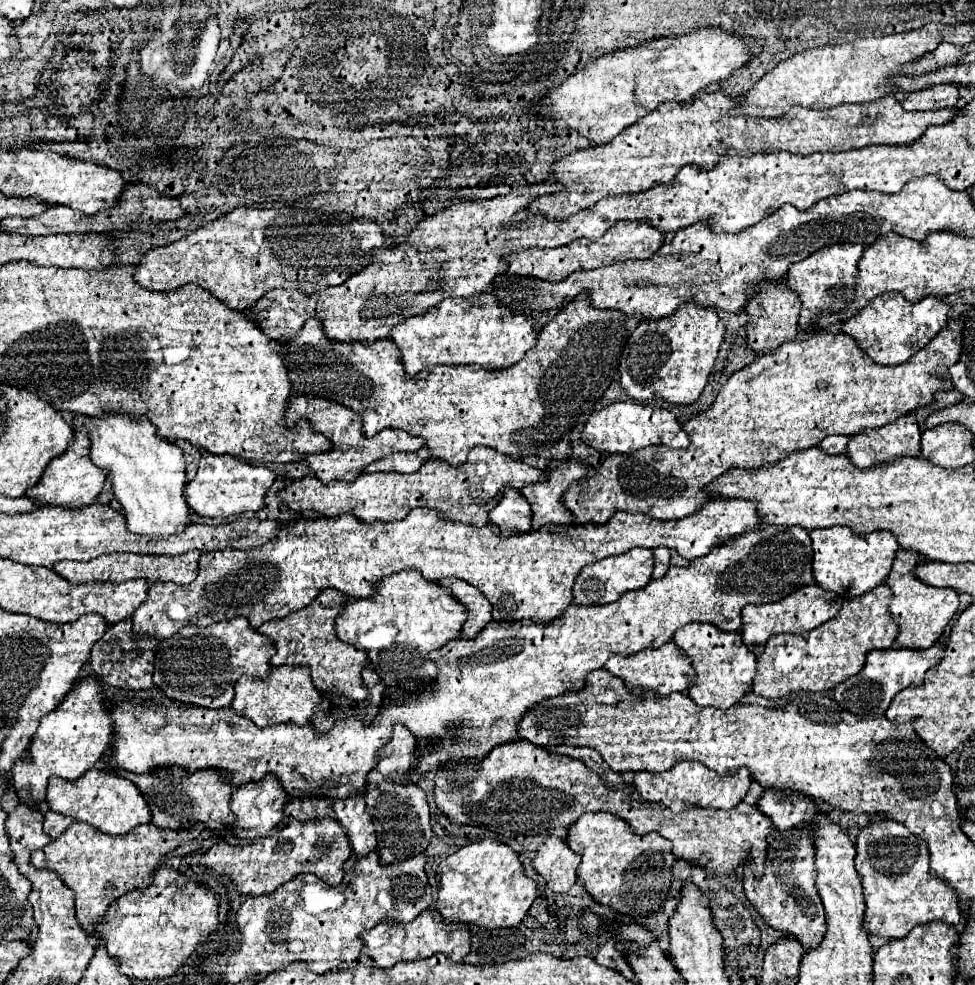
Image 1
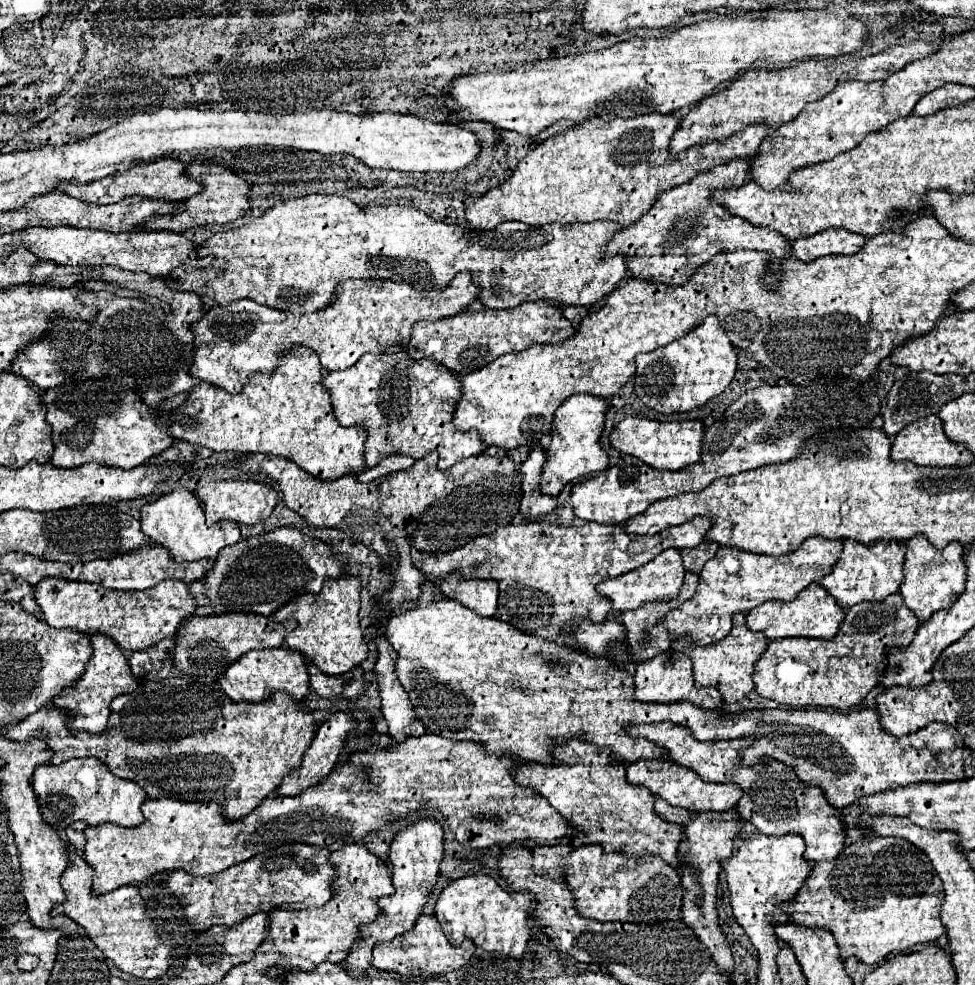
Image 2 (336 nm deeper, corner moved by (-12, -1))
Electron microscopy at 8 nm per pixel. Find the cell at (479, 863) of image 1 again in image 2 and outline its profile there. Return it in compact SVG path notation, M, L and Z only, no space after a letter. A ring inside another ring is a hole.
M468 875L452 881L436 903L436 919L452 945L470 939L476 947L488 953L502 953L510 959L522 959L524 955L530 939L530 911L532 899L528 893L504 889L490 875Z

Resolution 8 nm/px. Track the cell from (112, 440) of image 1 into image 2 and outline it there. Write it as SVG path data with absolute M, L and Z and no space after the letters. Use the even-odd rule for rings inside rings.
M174 489L172 493L162 495L158 501L144 505L140 511L140 523L144 535L148 535L150 541L166 547L174 561L200 561L200 559L216 561L220 549L238 543L242 537L240 527L230 521L208 527L204 523L200 503L196 501L194 493L186 489Z

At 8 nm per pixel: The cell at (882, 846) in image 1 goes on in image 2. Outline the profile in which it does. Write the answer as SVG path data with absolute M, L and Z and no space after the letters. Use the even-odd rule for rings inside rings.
M872 837L848 845L834 861L816 863L798 895L780 907L800 927L830 931L842 961L856 957L876 965L894 951L932 943L946 933L940 921L942 897L942 881L918 847L900 837Z

